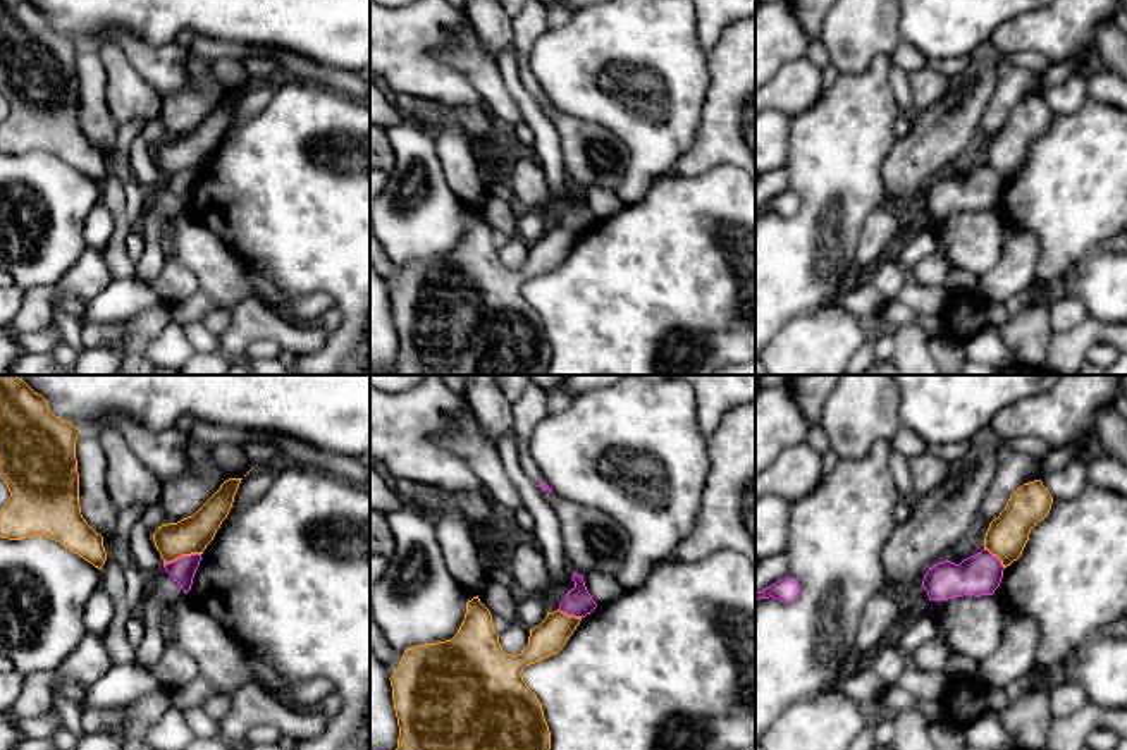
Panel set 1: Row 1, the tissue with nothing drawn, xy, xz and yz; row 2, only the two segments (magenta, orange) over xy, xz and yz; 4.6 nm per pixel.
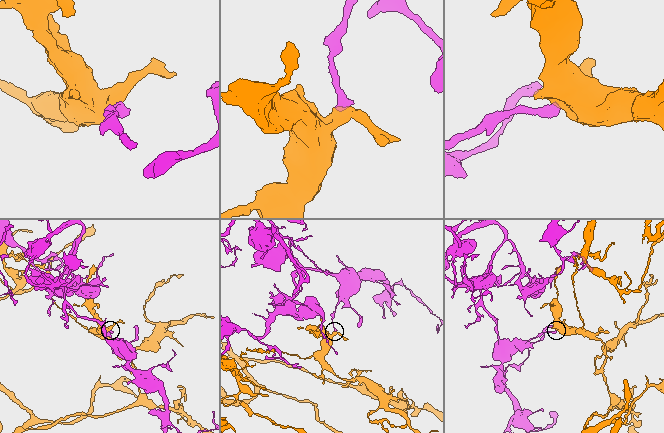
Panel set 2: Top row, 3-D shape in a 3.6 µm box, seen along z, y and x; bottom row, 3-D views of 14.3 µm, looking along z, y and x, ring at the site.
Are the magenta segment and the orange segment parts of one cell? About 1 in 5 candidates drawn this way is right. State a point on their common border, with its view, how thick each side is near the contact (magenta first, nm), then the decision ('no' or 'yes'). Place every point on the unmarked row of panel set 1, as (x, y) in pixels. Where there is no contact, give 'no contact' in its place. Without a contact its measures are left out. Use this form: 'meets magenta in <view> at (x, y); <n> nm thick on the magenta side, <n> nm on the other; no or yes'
meets magenta in xy at (183, 171); 120 nm thick on the magenta side, 170 nm on the other; no

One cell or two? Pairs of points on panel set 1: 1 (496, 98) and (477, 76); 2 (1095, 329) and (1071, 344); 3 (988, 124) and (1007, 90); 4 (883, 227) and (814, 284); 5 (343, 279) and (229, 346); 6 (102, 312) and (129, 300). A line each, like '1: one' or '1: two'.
1: one
2: one
3: one
4: two
5: two
6: one

